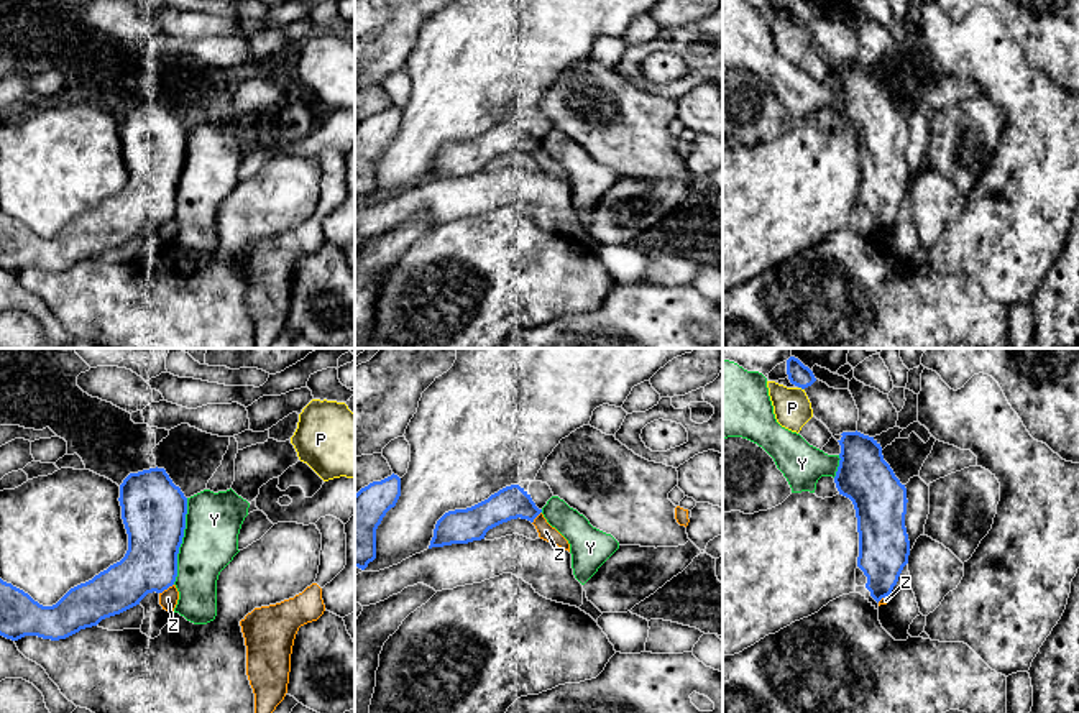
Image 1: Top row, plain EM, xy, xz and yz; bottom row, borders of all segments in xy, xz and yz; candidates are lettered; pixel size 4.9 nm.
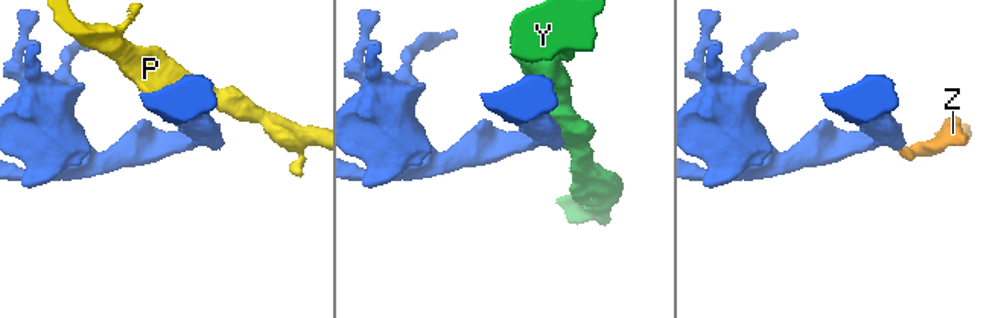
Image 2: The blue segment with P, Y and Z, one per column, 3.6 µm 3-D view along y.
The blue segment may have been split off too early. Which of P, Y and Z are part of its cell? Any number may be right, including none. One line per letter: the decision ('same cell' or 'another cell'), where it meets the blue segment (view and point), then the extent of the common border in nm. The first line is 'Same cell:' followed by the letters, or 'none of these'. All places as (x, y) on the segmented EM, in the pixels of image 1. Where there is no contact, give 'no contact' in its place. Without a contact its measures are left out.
Same cell: none of these
P: another cell; meets blue in yz at (802, 388); contact 40 nm long
Y: another cell; meets blue in xy at (181, 541); contact 440 nm long
Z: another cell; meets blue in xy at (166, 588); contact 90 nm long

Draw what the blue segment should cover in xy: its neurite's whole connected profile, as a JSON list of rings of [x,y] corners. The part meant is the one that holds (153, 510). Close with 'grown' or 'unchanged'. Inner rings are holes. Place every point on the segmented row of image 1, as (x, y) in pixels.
[[[164,468],[130,473],[120,485],[122,519],[128,534],[125,557],[95,575],[92,580],[71,588],[56,605],[43,606],[28,593],[0,578],[0,636],[18,641],[25,636],[66,639],[80,629],[97,626],[102,619],[120,614],[148,593],[163,593],[177,577],[177,554],[182,544],[187,514],[187,498],[172,483]]]; unchanged

